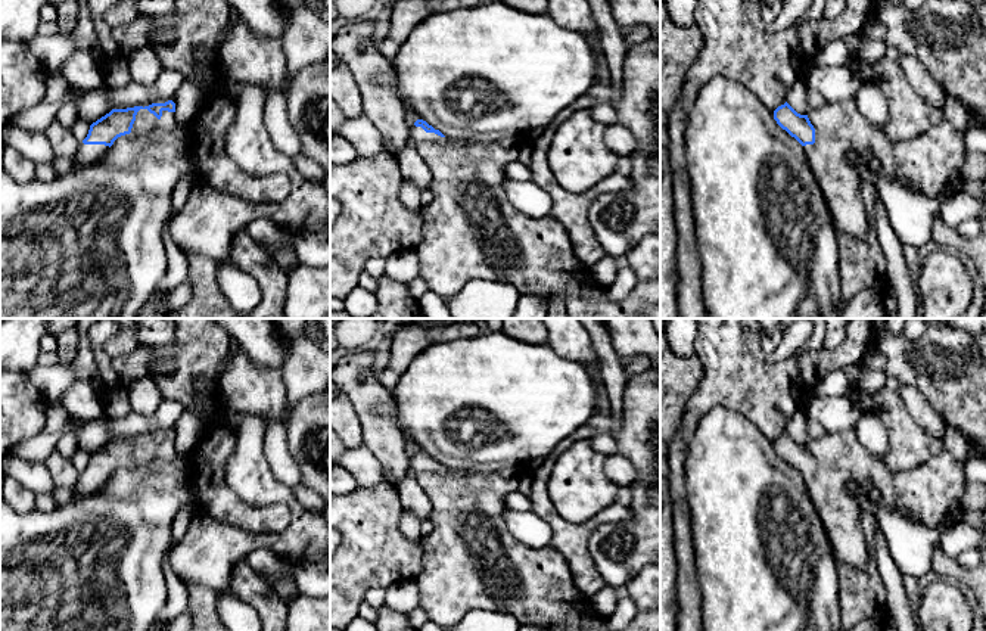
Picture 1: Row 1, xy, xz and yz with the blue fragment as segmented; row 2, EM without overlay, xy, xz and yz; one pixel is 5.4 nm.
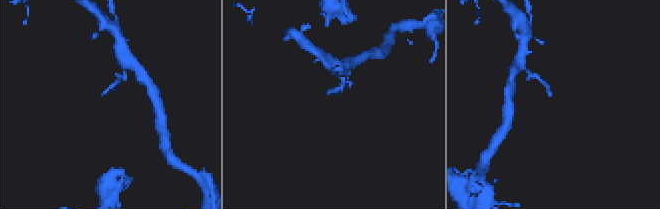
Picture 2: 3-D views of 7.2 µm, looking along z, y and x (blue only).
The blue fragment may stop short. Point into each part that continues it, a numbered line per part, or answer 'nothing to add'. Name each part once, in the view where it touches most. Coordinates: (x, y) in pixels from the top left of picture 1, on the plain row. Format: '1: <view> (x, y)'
1: xy (146, 453)

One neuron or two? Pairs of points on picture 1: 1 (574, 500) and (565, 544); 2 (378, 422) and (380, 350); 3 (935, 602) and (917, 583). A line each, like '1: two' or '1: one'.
1: two
2: two
3: two

